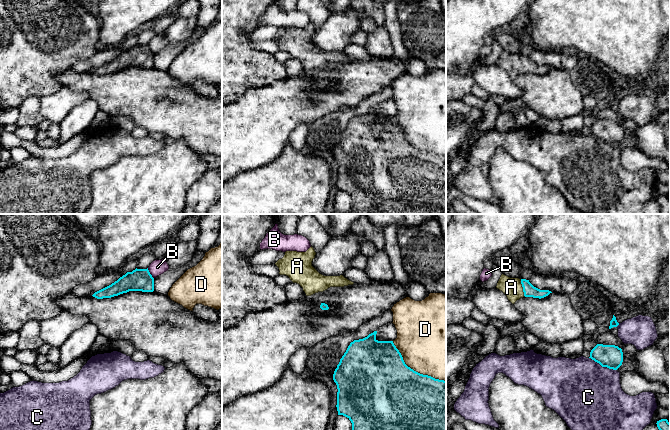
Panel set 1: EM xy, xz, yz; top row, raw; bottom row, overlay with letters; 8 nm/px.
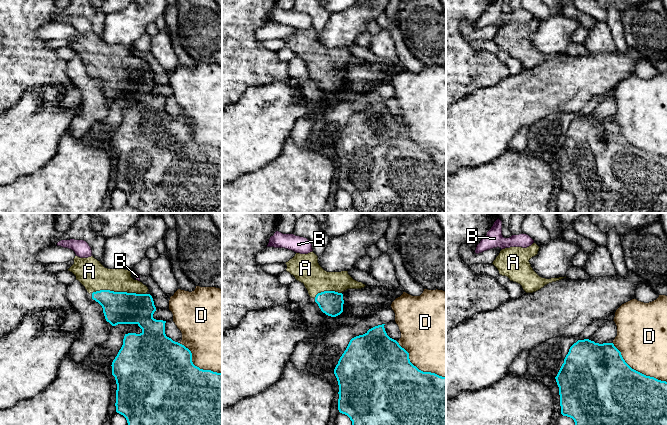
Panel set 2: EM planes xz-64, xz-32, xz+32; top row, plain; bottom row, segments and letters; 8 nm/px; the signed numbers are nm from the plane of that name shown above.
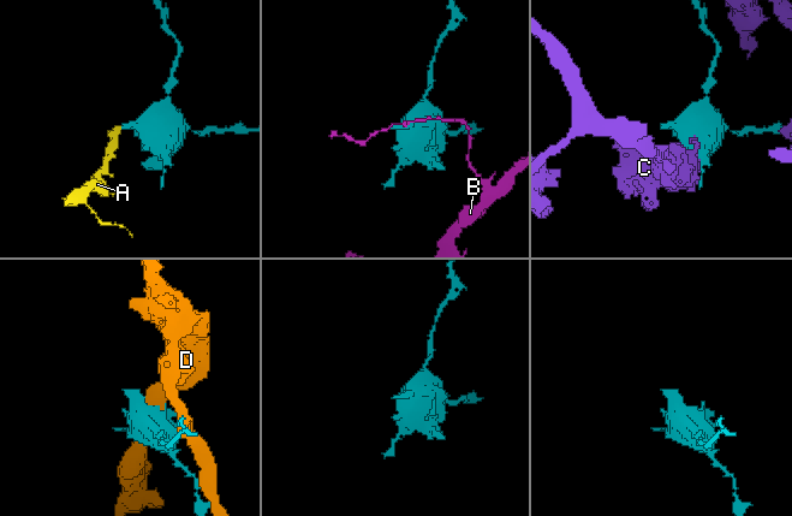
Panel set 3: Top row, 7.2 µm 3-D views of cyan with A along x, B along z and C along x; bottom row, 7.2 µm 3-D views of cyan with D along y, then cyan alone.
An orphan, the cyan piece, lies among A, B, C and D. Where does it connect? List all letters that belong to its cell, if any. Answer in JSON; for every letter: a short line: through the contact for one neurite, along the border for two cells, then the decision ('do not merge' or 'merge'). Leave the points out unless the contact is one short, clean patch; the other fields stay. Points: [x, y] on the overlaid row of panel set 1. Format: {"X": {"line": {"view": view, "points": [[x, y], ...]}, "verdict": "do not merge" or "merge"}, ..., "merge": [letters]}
{"A": {"line": {"view": "yz", "points": [[529, 290], [522, 286], [511, 287]]}, "verdict": "merge"}, "B": {"line": {"view": "xy", "points": [[147, 268], [153, 278]]}, "verdict": "do not merge"}, "C": {"verdict": "do not merge"}, "D": {"verdict": "do not merge"}, "merge": ["A"]}

